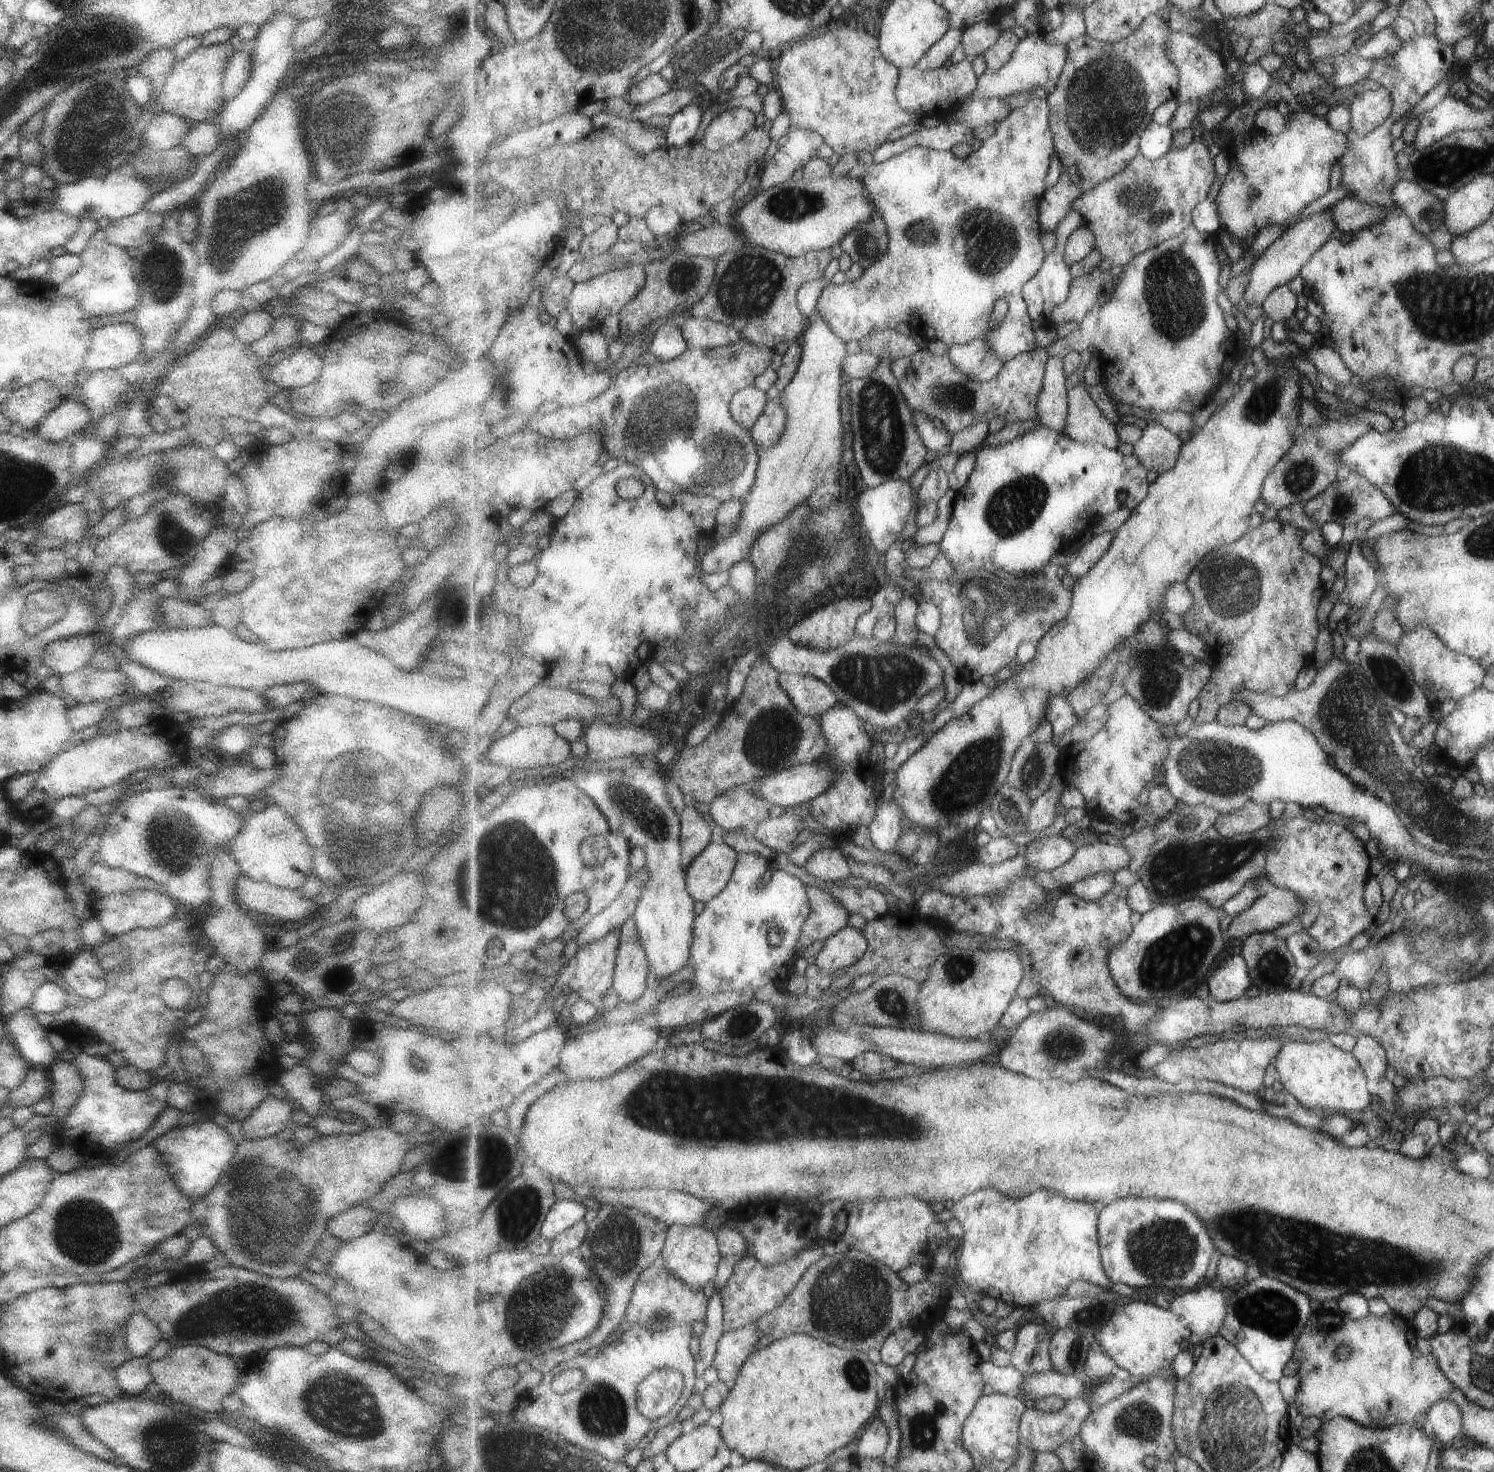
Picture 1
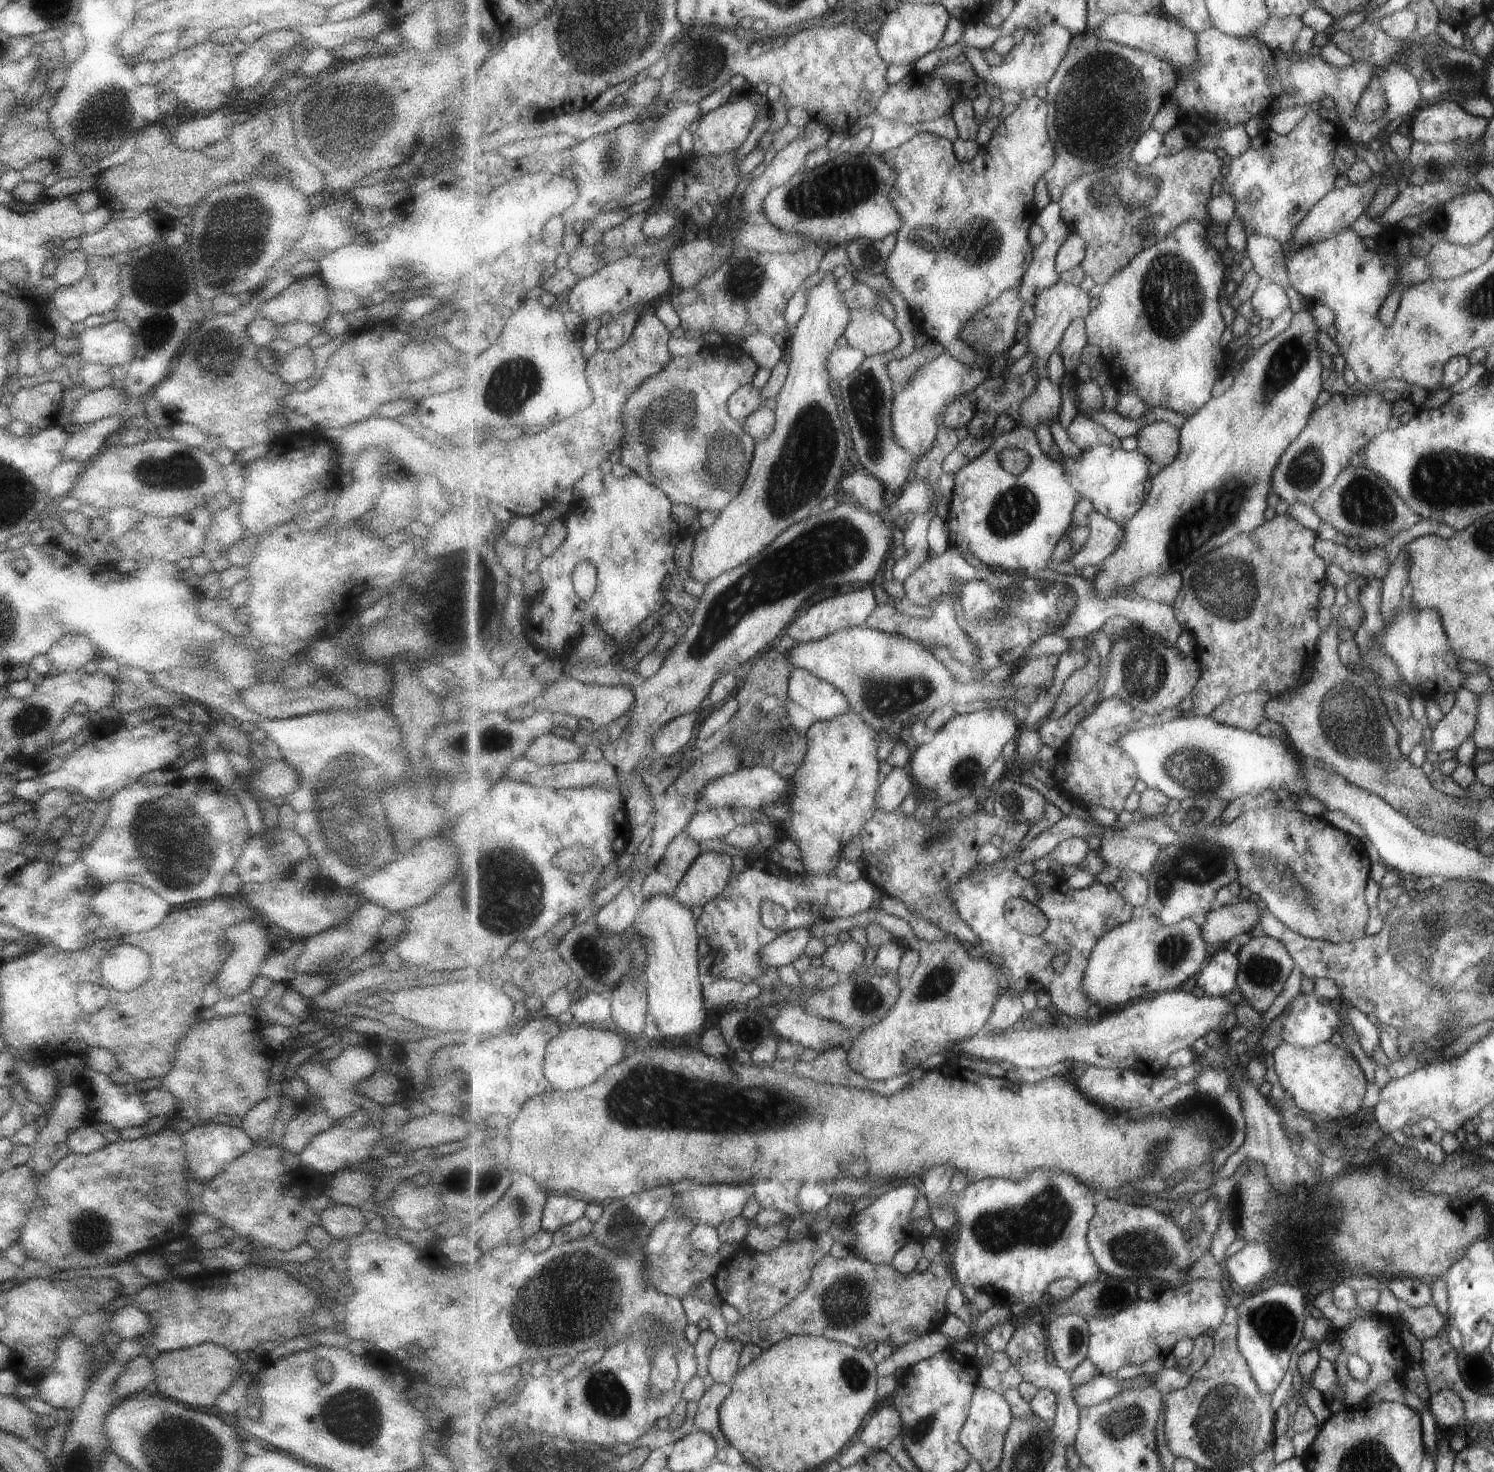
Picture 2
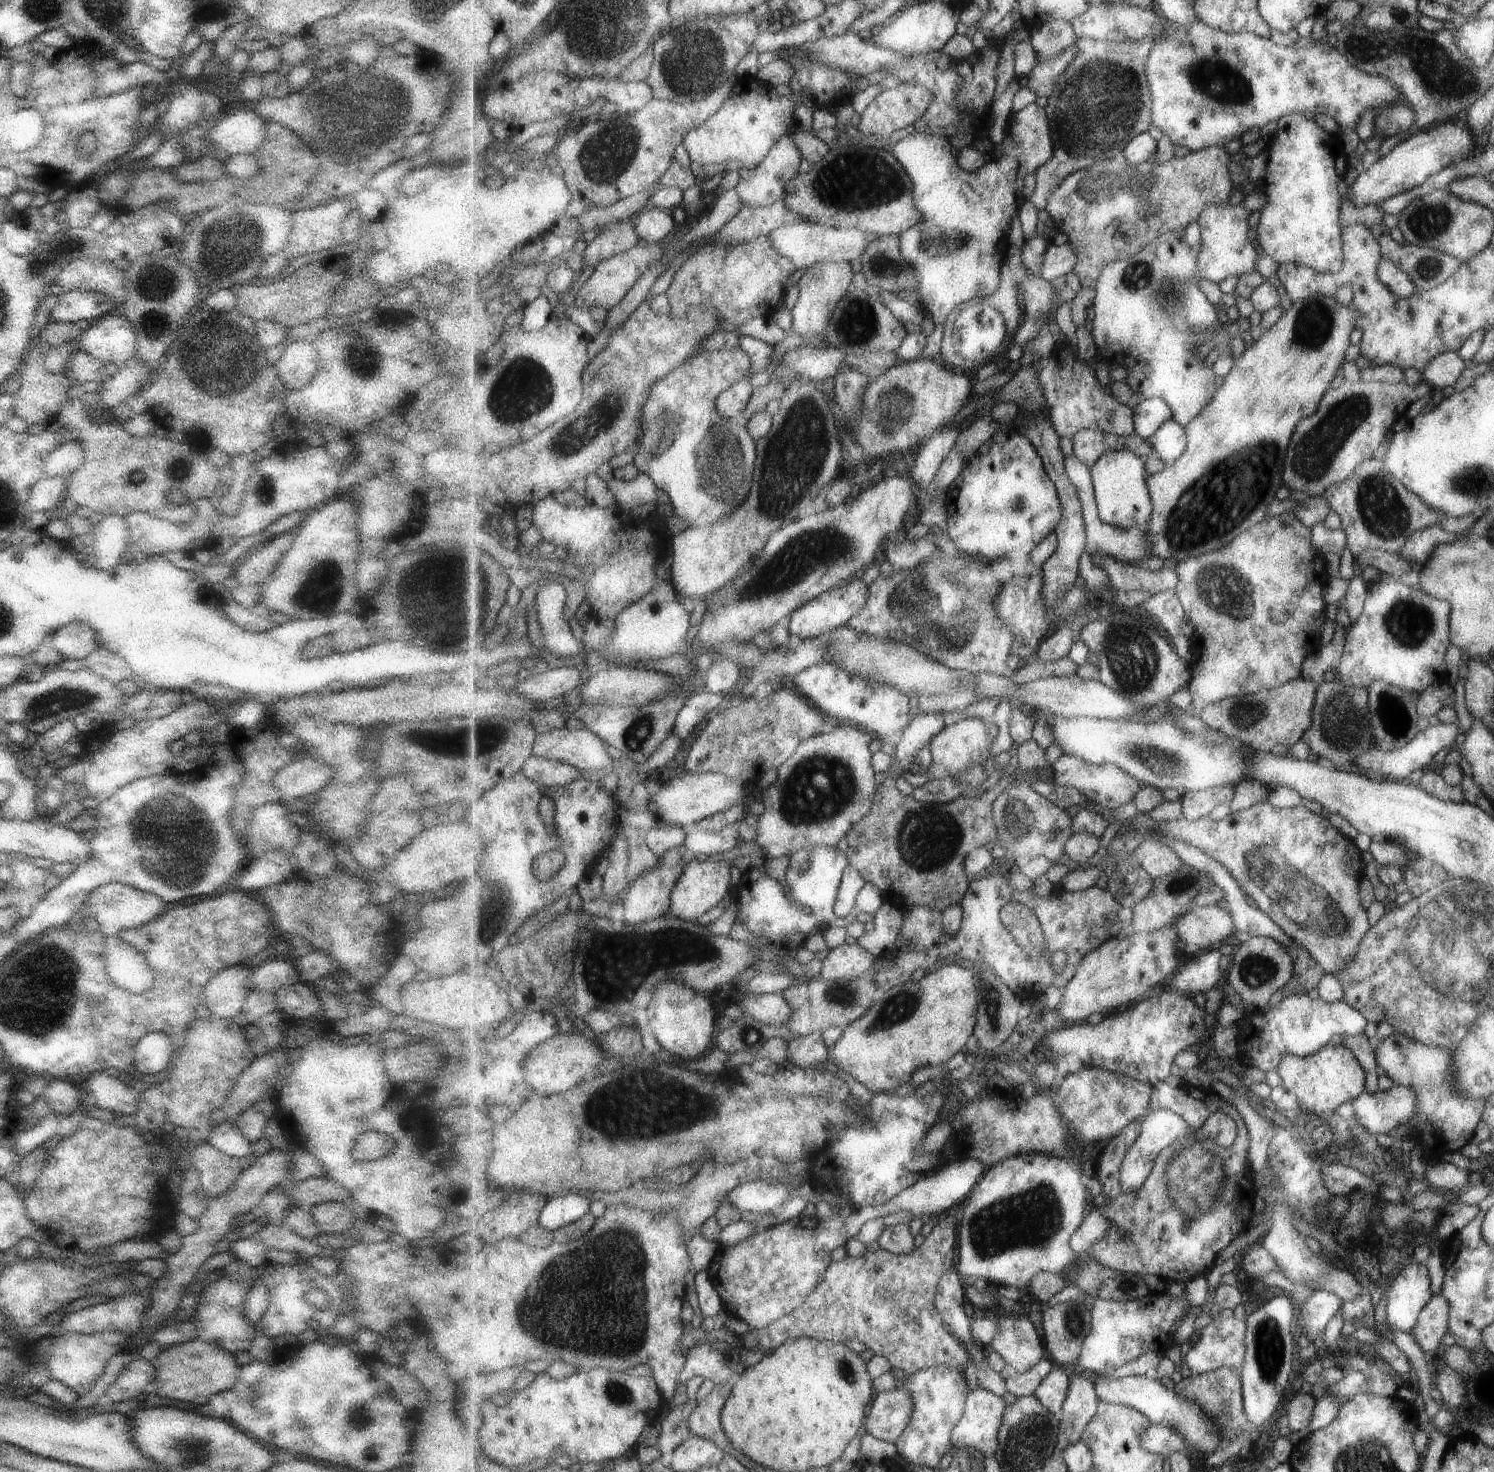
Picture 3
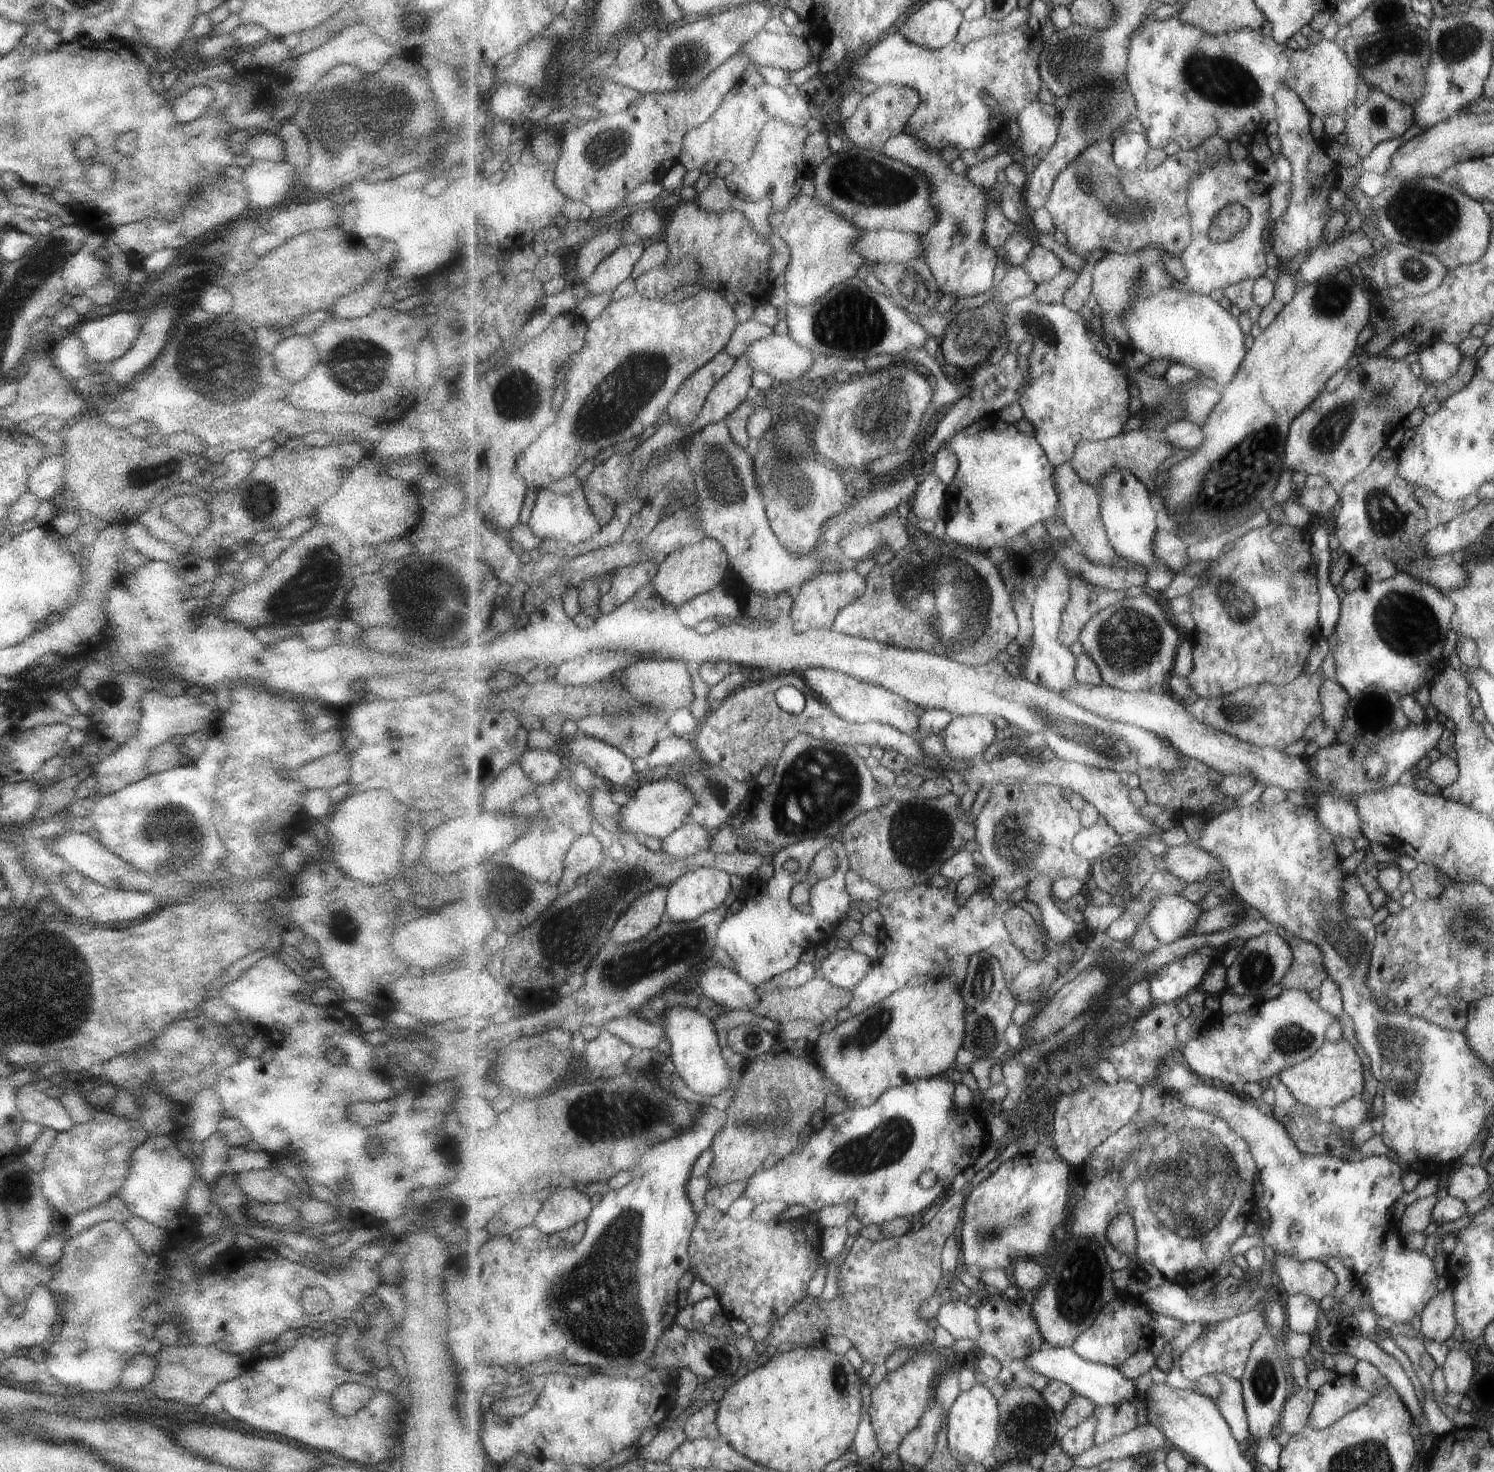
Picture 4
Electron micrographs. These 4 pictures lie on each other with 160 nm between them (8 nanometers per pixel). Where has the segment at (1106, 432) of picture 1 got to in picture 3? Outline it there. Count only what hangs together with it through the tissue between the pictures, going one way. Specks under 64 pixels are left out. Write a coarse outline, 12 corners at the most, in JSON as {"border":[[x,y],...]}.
{"border":[[1081,429],[1074,455],[1092,468],[1104,452],[1129,451],[1145,460],[1152,446],[1139,435]]}

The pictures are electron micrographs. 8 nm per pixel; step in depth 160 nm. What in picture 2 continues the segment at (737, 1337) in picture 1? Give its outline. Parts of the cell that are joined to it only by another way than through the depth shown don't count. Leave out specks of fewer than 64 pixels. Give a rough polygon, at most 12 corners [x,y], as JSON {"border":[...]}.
{"border":[[719,1339],[708,1362],[715,1382],[733,1382],[745,1343]]}

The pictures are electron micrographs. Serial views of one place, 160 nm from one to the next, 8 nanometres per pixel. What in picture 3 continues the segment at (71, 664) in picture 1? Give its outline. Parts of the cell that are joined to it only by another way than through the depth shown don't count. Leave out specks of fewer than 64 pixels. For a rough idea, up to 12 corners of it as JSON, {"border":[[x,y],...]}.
{"border":[[81,623],[60,628],[52,643],[61,660],[84,660],[99,646]]}

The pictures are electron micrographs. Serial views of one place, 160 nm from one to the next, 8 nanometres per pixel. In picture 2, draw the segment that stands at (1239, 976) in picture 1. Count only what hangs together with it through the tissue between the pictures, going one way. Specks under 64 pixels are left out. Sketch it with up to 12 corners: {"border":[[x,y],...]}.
{"border":[[1215,951],[1196,982],[1209,997],[1239,989],[1240,958]]}

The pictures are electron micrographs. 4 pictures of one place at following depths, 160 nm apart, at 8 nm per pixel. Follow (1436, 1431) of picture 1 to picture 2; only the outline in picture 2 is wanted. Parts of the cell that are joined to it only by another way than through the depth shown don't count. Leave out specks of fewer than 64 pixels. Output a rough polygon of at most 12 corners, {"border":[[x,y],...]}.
{"border":[[1441,1387],[1428,1399],[1437,1428],[1455,1430],[1462,1398]]}

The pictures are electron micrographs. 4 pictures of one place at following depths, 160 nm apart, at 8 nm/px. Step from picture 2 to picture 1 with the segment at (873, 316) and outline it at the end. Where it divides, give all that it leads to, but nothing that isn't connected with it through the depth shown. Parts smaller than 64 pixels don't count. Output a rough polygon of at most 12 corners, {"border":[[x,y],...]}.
{"border":[[895,329],[874,331],[862,350],[889,360],[908,357],[919,344]]}

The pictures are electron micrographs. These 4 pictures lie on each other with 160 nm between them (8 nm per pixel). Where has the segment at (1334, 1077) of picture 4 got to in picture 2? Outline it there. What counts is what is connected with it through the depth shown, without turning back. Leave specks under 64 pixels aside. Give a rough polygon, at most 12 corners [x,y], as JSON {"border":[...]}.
{"border":[[1329,1041],[1283,1043],[1270,1064],[1299,1108],[1347,1118],[1368,1077]]}

